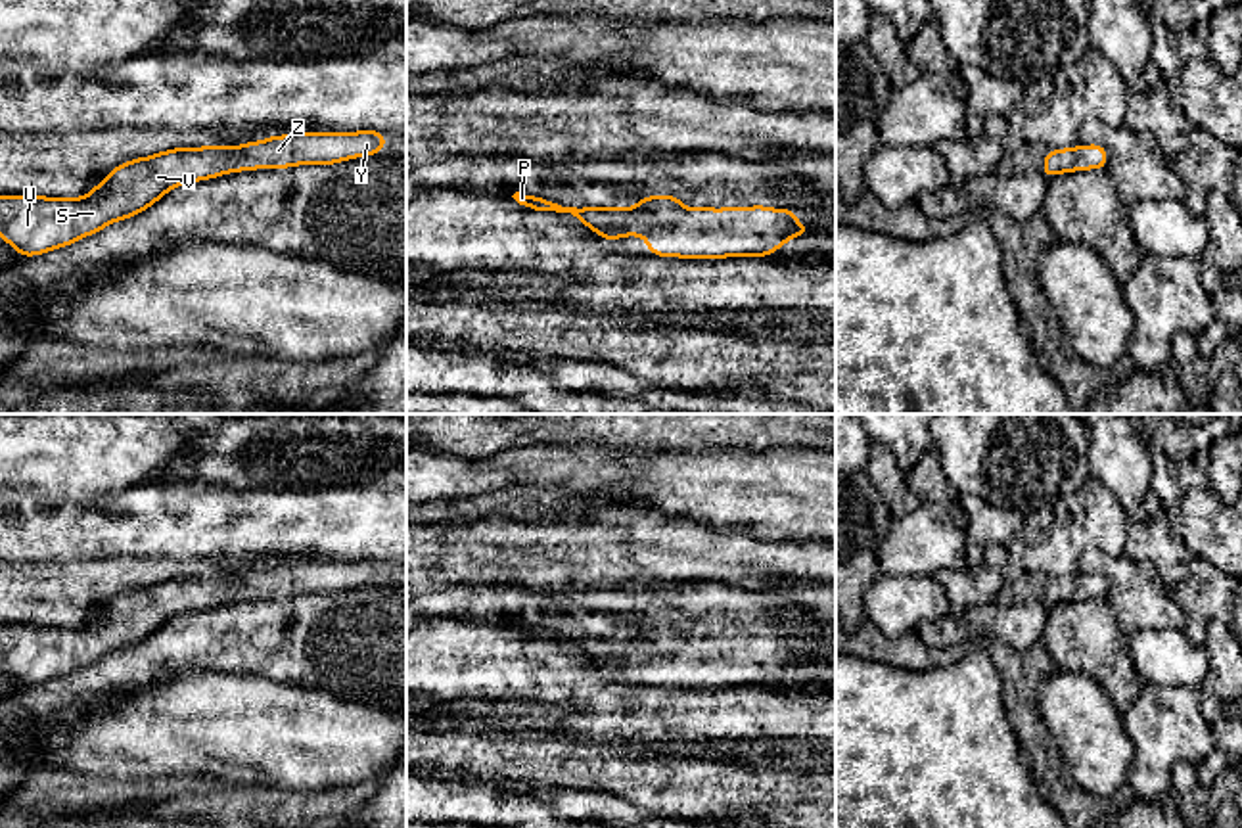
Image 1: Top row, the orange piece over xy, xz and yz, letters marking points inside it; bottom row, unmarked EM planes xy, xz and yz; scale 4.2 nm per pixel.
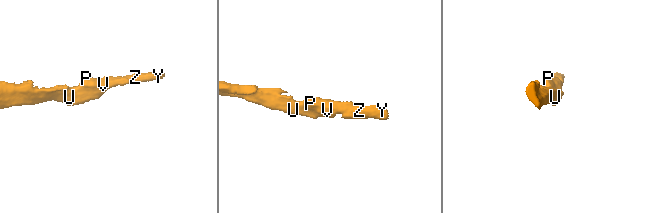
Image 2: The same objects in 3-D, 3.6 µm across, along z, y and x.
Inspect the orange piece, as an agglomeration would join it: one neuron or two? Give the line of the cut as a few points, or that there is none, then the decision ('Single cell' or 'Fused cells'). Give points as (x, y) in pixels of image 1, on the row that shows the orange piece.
No split. Single cell

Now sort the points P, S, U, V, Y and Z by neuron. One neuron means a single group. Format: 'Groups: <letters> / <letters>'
Groups: P S U V Y Z

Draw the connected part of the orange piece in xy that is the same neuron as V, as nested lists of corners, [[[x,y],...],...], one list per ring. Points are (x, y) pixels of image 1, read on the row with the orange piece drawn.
[[[293,132],[238,148],[174,148],[115,167],[84,197],[0,196],[0,238],[19,257],[71,245],[107,224],[146,211],[180,184],[253,169],[332,165],[378,155],[383,132]]]

